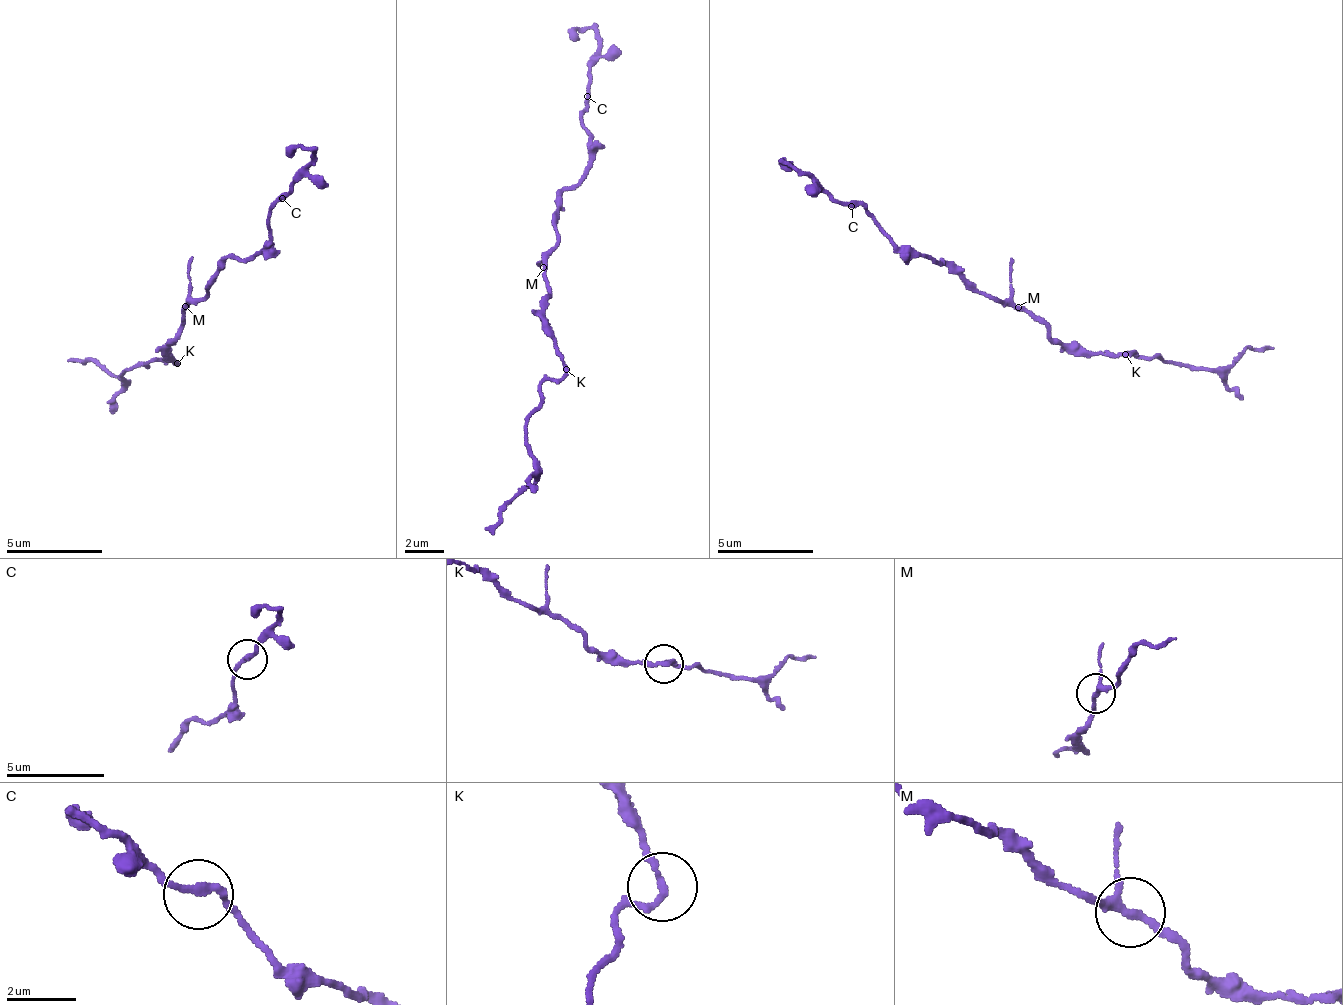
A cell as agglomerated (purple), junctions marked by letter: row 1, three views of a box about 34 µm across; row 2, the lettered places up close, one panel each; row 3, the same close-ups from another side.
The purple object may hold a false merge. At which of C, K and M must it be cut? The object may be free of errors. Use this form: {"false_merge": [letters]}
{"false_merge": []}

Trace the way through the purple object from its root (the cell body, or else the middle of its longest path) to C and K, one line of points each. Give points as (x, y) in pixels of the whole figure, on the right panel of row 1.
C: (1014, 306), (1005, 306), (997, 296), (969, 290), (933, 257), (902, 251), (861, 207), (851, 206)
K: (1014, 306), (1023, 312), (1032, 312), (1059, 342), (1078, 342), (1089, 351), (1119, 351), (1124, 355)

